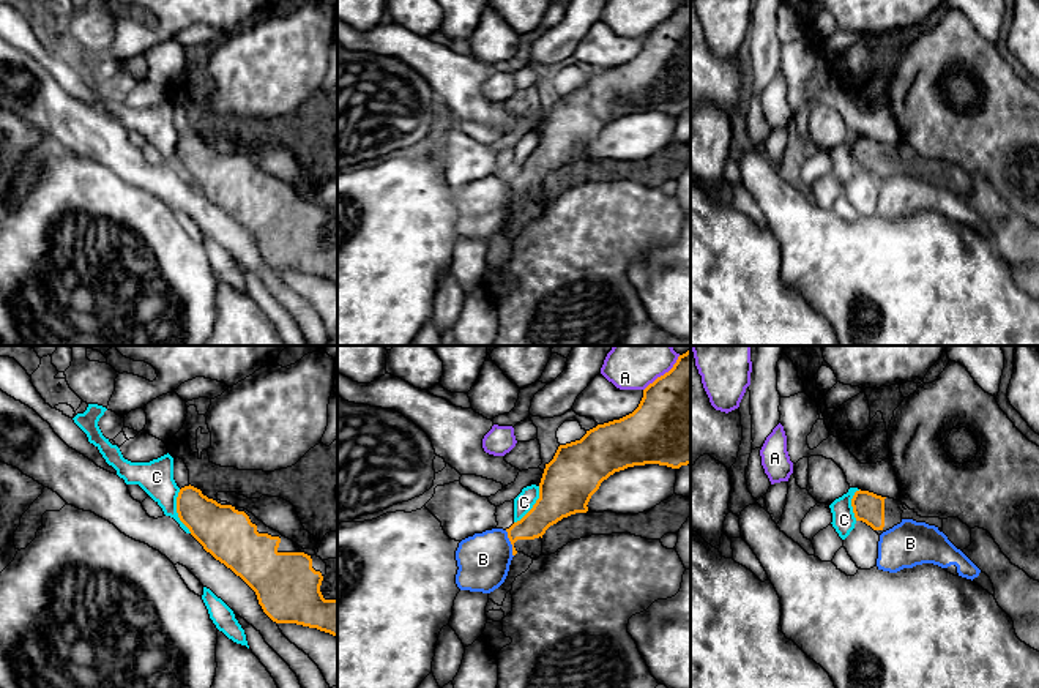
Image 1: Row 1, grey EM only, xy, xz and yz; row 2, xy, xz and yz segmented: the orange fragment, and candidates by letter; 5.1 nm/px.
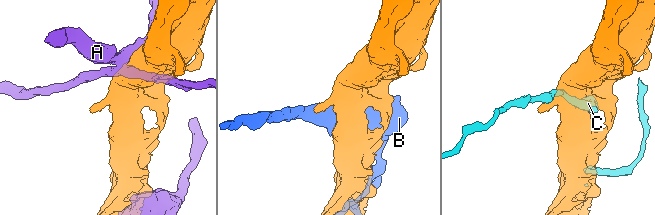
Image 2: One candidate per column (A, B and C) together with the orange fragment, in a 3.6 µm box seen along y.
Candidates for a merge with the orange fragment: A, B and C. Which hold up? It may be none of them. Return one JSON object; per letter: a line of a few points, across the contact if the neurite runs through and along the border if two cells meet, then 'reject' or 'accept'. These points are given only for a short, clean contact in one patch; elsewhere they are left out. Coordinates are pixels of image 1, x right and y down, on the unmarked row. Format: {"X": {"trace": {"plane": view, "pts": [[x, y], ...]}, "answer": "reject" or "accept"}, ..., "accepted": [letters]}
{"A": {"answer": "reject"}, "B": {"answer": "reject"}, "C": {"answer": "reject"}, "accepted": []}

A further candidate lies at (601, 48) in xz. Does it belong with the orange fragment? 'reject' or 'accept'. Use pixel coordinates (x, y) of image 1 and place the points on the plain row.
reject

